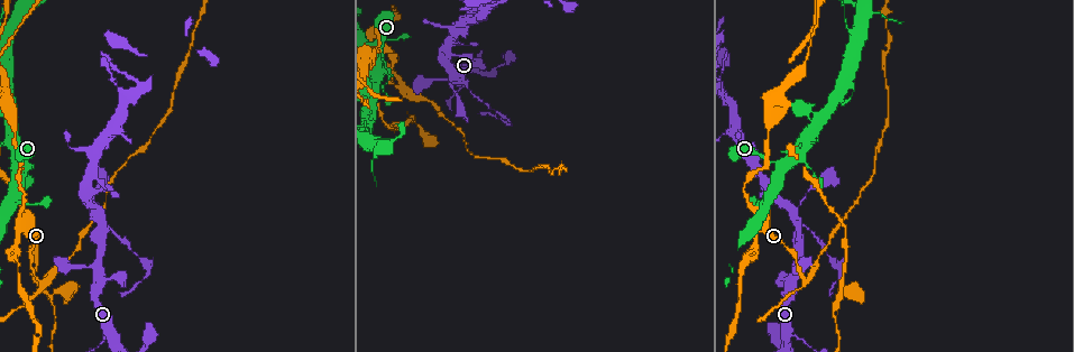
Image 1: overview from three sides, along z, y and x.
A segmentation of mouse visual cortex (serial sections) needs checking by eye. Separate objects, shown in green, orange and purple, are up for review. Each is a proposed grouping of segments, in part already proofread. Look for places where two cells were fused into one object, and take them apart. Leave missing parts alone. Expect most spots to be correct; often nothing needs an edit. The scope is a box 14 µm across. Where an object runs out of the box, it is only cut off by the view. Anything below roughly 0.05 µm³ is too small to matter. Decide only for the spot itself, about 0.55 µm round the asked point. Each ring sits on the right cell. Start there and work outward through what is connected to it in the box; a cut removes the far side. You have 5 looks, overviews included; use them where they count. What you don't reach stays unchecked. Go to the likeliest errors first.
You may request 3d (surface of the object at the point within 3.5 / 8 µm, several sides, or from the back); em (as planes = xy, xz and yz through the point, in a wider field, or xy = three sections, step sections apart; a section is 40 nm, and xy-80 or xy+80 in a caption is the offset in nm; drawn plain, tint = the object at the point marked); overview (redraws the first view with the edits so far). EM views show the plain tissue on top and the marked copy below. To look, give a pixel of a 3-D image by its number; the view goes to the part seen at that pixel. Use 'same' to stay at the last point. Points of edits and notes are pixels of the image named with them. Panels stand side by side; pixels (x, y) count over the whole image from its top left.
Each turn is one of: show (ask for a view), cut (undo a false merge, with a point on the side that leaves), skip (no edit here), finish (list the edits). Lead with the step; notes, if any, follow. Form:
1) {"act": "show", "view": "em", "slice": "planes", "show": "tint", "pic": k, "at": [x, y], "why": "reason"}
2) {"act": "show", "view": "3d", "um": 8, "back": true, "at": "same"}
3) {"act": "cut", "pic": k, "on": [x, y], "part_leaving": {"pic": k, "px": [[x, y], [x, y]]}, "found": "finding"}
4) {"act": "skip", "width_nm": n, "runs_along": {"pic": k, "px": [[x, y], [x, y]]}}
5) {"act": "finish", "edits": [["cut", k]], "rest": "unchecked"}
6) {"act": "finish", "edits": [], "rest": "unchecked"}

{"act": "show", "view": "3d", "um": 3.5, "pic": 1, "at": [803, 279], "why": "narrows sharply"}

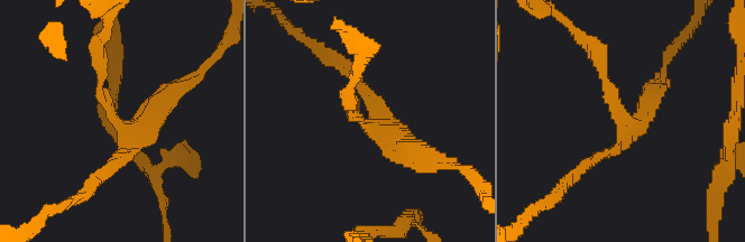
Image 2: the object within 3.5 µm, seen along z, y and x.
{"act": "show", "view": "em", "slice": "planes", "show": "tint", "pic": 2, "at": [123, 127], "arms": 3, "arm_widths_nm": [150, 200, 250]}

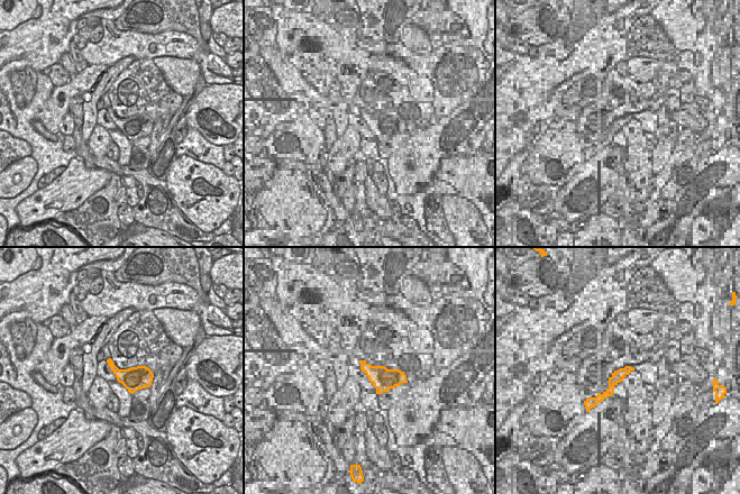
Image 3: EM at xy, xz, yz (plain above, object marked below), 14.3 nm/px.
{"act": "skip", "runs_along": {"pic": 2, "px": [[352, 103], [366, 123], [428, 155]]}, "found": "all the same cell"}

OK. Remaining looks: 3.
{"act": "show", "view": "3d", "um": 3.5, "back": true, "pic": 1, "at": [107, 224], "why": "abrupt turn"}

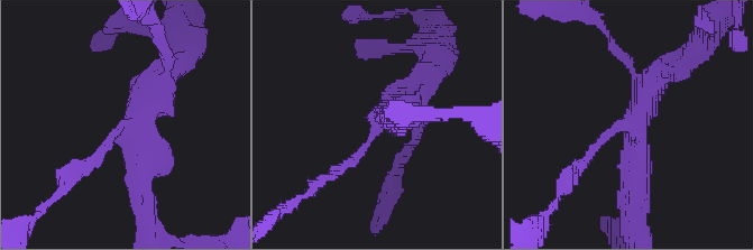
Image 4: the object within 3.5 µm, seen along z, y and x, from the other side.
{"act": "show", "view": "em", "slice": "planes", "show": "tint", "pic": 4, "at": [121, 122], "arms": 3, "arm_widths_nm": [150, 400, 400]}

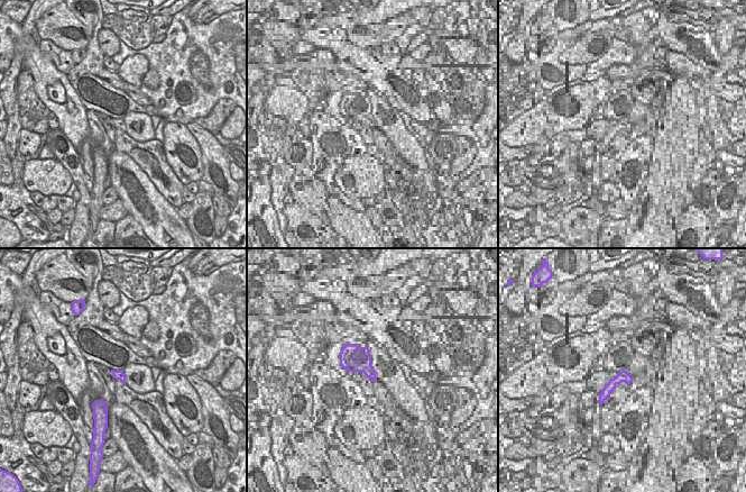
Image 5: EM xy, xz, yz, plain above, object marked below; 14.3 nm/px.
{"act": "cut", "pic": 4, "on": [98, 156], "part_leaving": {"pic": 4, "px": [[116, 133], [47, 203]]}, "found": "two cells meet here"}

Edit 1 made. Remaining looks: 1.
{"act": "finish", "edits": [["cut", 4]], "rest": "unchecked"}

